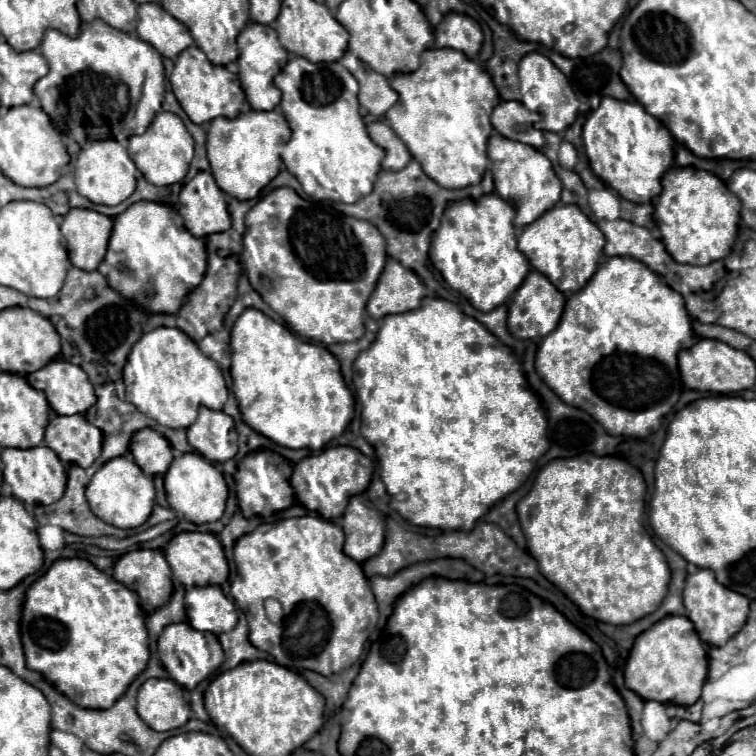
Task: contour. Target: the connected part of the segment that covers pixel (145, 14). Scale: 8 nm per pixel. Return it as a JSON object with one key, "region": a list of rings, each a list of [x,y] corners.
{"region":[[[160,3],[138,5],[136,33],[142,41],[154,45],[154,49],[168,59],[176,59],[180,51],[192,45],[192,37],[186,25],[170,17],[170,13],[166,13]]]}

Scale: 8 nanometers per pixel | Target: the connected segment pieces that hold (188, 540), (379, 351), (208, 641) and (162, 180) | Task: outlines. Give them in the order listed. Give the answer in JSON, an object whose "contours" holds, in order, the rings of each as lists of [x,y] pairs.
{"contours":[[[[178,533],[168,547],[164,549],[164,557],[172,569],[175,581],[184,586],[222,585],[228,579],[228,561],[222,551],[222,545],[212,533]]],[[[424,297],[422,305],[414,311],[398,313],[398,315],[386,315],[380,323],[380,331],[376,335],[376,341],[358,355],[358,359],[352,365],[354,371],[354,387],[356,388],[357,402],[362,405],[362,435],[364,439],[374,447],[378,463],[380,463],[380,477],[388,489],[390,507],[400,513],[408,523],[418,527],[430,527],[430,529],[456,529],[456,531],[470,531],[474,523],[488,513],[488,509],[506,497],[508,493],[516,491],[532,473],[536,459],[540,459],[548,451],[548,437],[546,437],[546,409],[542,407],[538,395],[528,385],[518,359],[508,351],[506,345],[502,345],[482,323],[476,319],[464,315],[454,303],[440,299],[440,297]]],[[[188,623],[168,625],[162,631],[162,637],[158,639],[158,655],[168,671],[168,675],[188,691],[192,691],[200,681],[204,681],[208,675],[212,675],[224,661],[224,651],[216,639],[216,635],[210,632],[200,632],[192,629]]],[[[162,111],[156,115],[156,119],[152,121],[152,125],[146,129],[144,135],[130,137],[128,153],[130,153],[130,159],[138,165],[138,169],[150,183],[172,185],[172,183],[182,181],[188,173],[188,165],[194,157],[194,139],[186,131],[178,115]]]]}

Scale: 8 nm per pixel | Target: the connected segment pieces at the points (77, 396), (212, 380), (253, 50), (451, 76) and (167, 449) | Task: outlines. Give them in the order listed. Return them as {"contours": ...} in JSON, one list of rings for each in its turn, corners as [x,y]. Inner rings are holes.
{"contours":[[[[50,361],[46,367],[30,373],[26,379],[34,389],[46,393],[50,407],[58,415],[86,413],[96,403],[88,375],[78,365],[68,361]]],[[[158,327],[144,333],[134,343],[122,375],[126,401],[170,429],[190,427],[196,421],[200,407],[222,409],[228,399],[226,381],[218,363],[206,357],[198,345],[176,327]]],[[[248,23],[242,29],[242,33],[238,35],[238,49],[240,49],[238,77],[248,103],[256,111],[272,111],[280,103],[280,89],[274,85],[274,77],[286,65],[288,51],[280,45],[276,31],[270,25],[260,25],[260,23]]],[[[428,49],[422,53],[420,69],[404,75],[394,75],[390,79],[390,85],[400,93],[400,99],[386,113],[384,119],[404,141],[412,157],[422,165],[424,173],[446,189],[464,189],[470,185],[478,185],[488,167],[486,143],[492,133],[490,113],[500,103],[498,91],[488,71],[480,63],[454,49]]],[[[140,429],[138,433],[134,433],[130,453],[146,475],[166,473],[170,461],[174,459],[168,439],[154,429]]]]}

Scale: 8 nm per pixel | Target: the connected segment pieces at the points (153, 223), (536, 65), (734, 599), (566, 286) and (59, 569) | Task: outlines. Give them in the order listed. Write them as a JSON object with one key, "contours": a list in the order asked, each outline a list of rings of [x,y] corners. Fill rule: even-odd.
{"contours":[[[[138,201],[130,205],[122,215],[114,217],[114,229],[108,245],[104,263],[110,267],[108,283],[138,309],[152,313],[176,313],[182,305],[182,299],[200,285],[206,271],[206,243],[204,239],[194,237],[182,223],[182,217],[168,205],[154,201]]],[[[528,53],[520,65],[518,65],[518,77],[520,77],[520,91],[522,91],[522,103],[530,109],[542,115],[542,121],[538,123],[538,127],[542,131],[554,131],[560,133],[564,129],[568,129],[576,115],[578,115],[578,105],[580,101],[576,99],[576,95],[570,93],[570,83],[564,77],[564,73],[546,57],[540,53]]],[[[698,569],[696,573],[686,577],[686,587],[684,587],[686,615],[694,623],[700,639],[708,645],[714,645],[714,647],[726,645],[726,641],[732,635],[736,635],[742,629],[742,625],[746,623],[748,605],[750,605],[750,599],[720,585],[710,569]]],[[[556,205],[540,219],[526,225],[518,237],[518,249],[528,257],[530,265],[546,273],[562,293],[580,291],[598,269],[598,259],[604,249],[602,231],[578,209],[578,205]]],[[[58,559],[26,591],[20,621],[26,665],[32,671],[42,673],[44,679],[76,705],[86,709],[108,709],[148,665],[150,651],[144,621],[146,613],[134,591],[108,577],[86,559]]]]}

